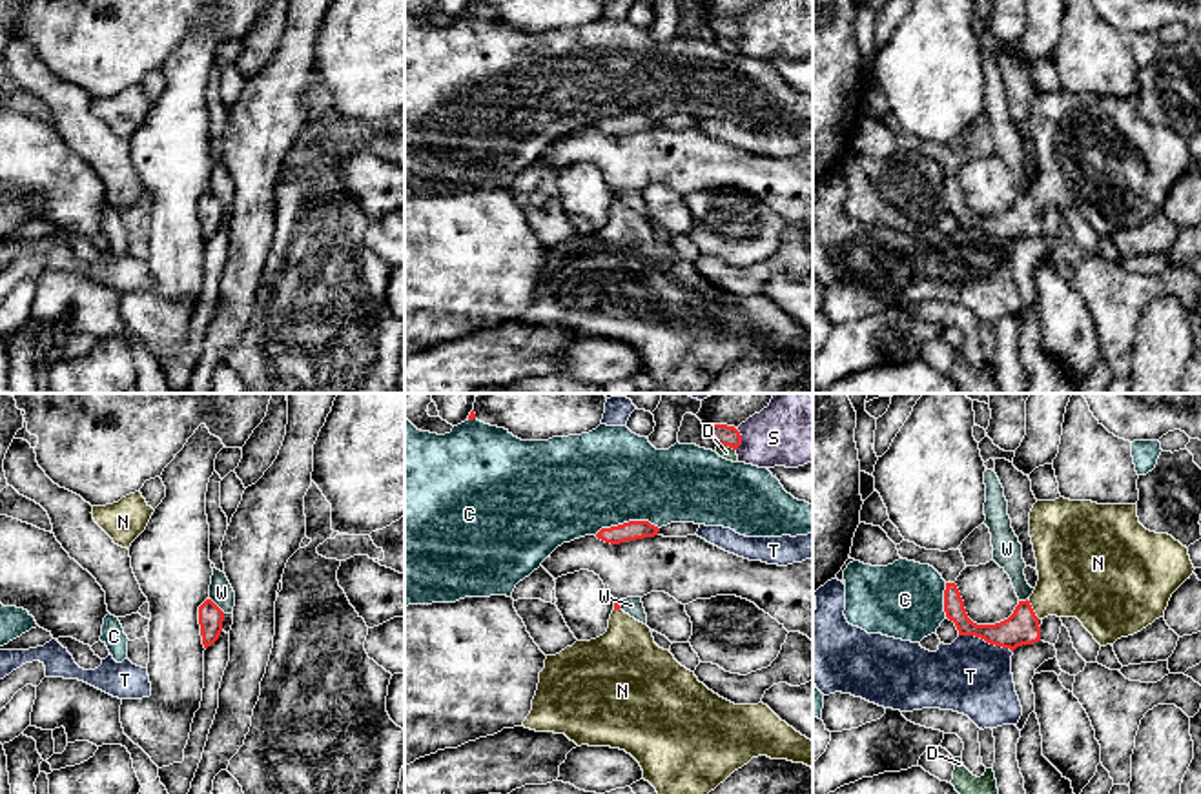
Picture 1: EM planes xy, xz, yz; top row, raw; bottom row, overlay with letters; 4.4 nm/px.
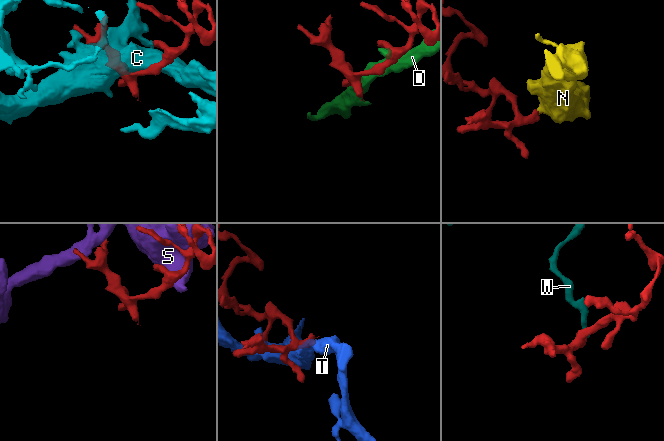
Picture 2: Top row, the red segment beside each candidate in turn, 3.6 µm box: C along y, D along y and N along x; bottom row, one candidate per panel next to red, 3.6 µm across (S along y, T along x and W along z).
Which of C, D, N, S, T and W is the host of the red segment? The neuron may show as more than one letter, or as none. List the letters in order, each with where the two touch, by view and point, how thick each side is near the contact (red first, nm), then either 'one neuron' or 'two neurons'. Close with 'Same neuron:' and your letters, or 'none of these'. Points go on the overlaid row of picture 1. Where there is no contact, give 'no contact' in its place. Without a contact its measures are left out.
C: contact xz (626, 523); calibres 90 and 440 nm; two neurons
D: contact xz (728, 445); calibres 100 and 60 nm; two neurons
N: contact yz (1032, 609); calibres 150 and 360 nm; one neuron
S: contact xz (740, 439); calibres 100 and 320 nm; two neurons
T: contact yz (986, 641); calibres 150 and 340 nm; two neurons
W: contact xy (215, 605); calibres 110 and 110 nm; two neurons
Same neuron: N

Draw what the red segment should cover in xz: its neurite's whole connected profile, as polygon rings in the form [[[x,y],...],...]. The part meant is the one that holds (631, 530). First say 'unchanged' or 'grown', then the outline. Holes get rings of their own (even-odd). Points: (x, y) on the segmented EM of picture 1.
unchanged | [[[629,521],[618,526],[601,528],[596,537],[611,543],[620,545],[625,541],[636,541],[643,537],[654,537],[658,535],[658,526],[651,524],[649,521]]]

